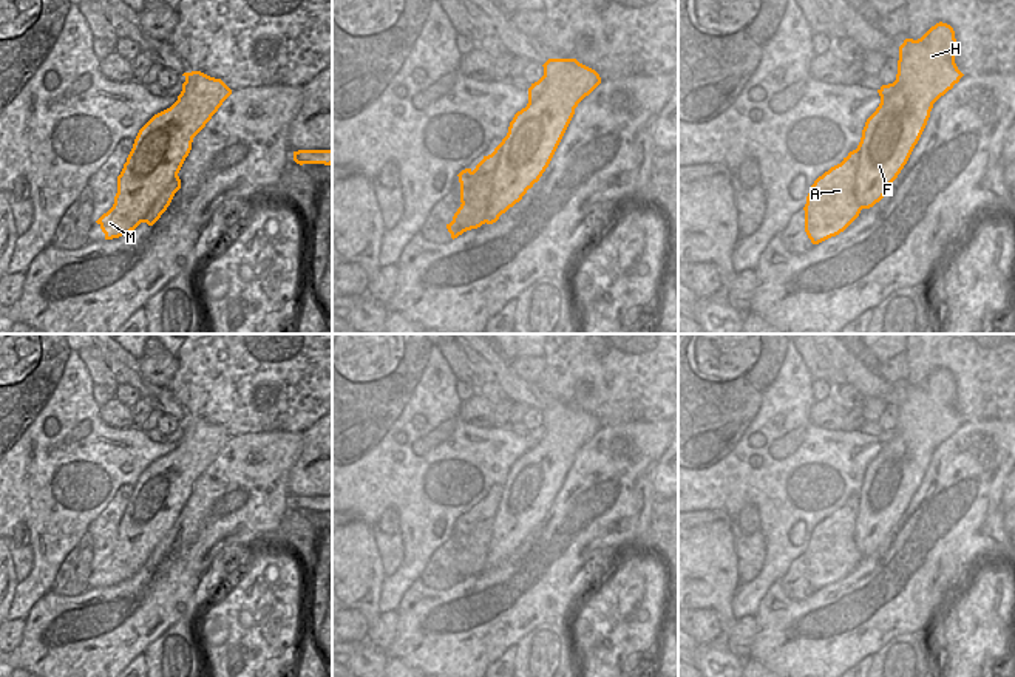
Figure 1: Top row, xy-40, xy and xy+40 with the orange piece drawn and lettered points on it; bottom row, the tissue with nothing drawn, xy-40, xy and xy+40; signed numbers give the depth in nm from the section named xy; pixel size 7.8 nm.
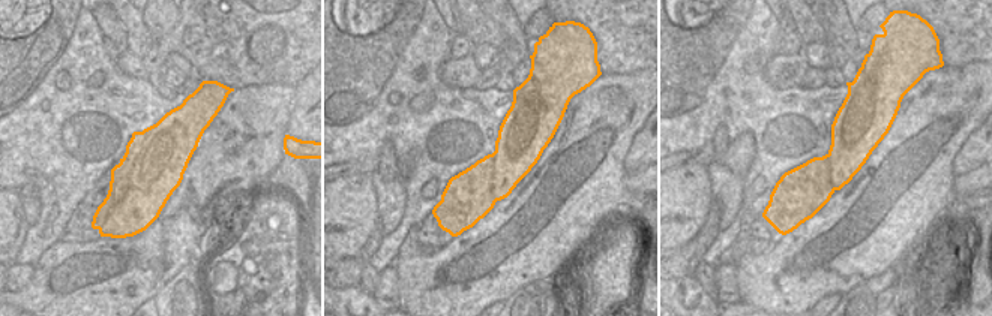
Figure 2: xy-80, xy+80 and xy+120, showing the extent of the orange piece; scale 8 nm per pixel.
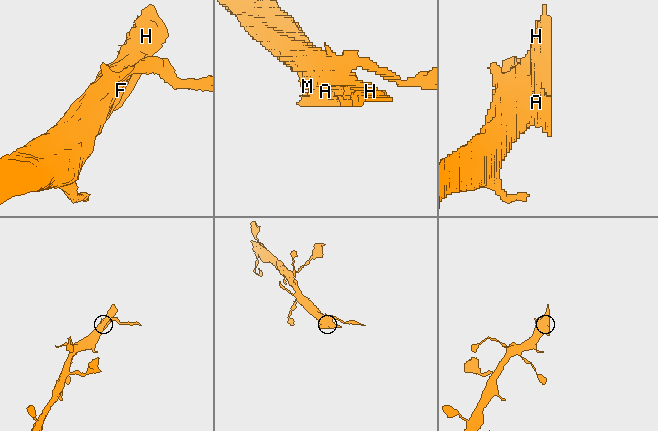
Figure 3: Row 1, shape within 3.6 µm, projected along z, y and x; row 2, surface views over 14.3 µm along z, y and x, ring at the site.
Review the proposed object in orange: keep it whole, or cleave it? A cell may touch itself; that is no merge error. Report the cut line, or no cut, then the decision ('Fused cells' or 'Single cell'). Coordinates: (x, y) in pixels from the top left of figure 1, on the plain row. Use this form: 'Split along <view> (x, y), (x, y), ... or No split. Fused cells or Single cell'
Split along xy+40 (856, 495), (859, 503), (855, 544), (862, 554). Fused cells

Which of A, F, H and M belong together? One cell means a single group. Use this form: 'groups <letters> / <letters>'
groups A / F H M

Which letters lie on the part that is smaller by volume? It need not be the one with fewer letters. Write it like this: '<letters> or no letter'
A

